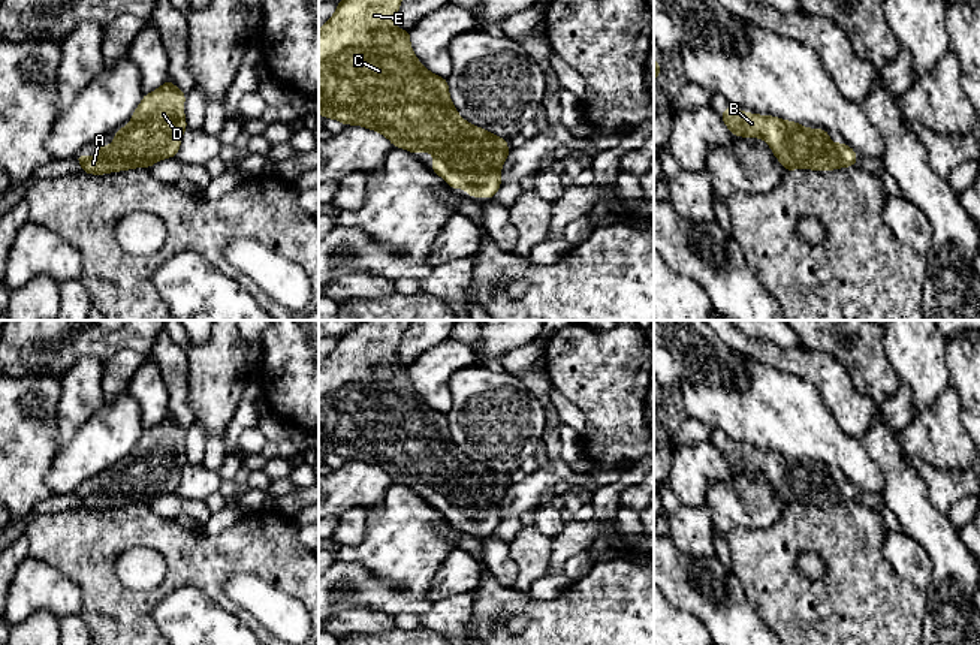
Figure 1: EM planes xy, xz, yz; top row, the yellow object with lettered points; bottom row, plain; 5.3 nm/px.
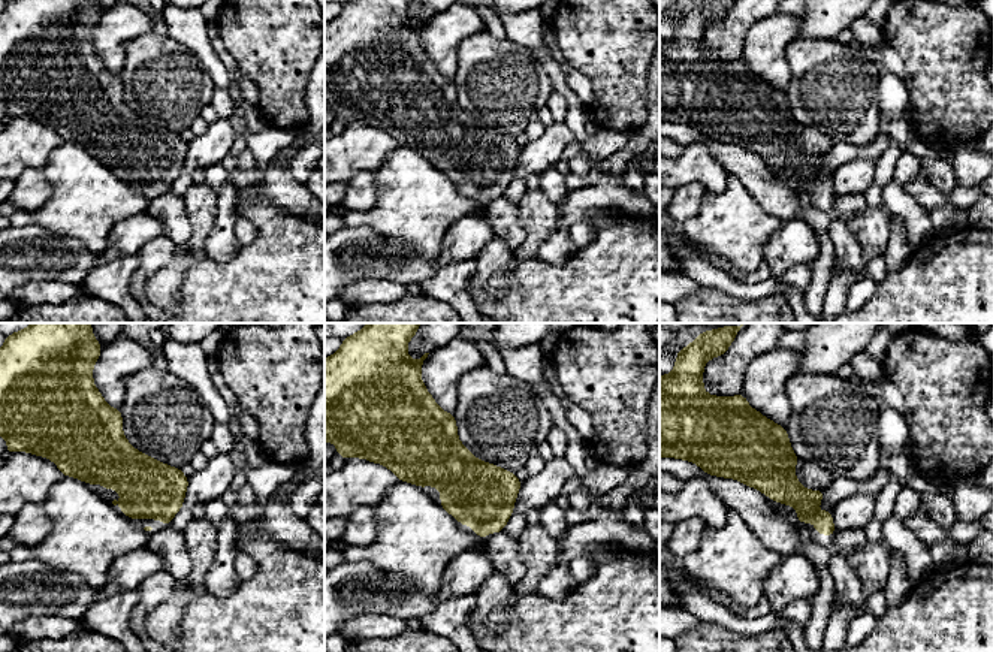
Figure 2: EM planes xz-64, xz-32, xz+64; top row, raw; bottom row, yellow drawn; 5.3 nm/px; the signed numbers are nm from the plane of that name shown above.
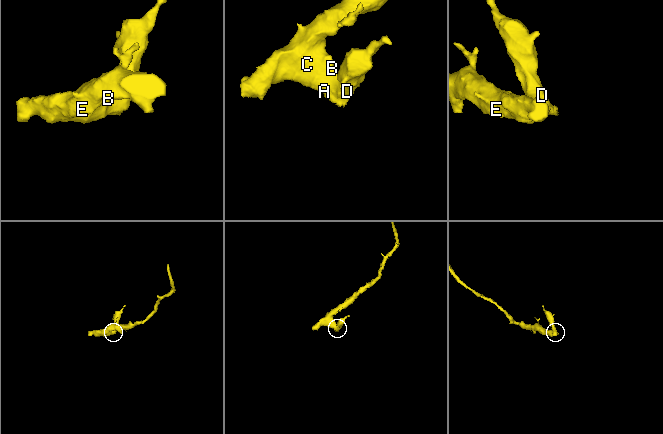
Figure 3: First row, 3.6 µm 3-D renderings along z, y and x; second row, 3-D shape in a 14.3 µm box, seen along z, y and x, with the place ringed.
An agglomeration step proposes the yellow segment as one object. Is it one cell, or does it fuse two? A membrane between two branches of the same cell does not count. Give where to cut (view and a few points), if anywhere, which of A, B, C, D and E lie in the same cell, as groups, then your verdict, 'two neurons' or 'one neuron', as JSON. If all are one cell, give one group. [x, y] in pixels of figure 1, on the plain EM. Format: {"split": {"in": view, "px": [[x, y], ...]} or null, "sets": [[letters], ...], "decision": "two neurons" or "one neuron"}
{"split": null, "sets": [["A", "B", "C", "D", "E"]], "decision": "one neuron"}

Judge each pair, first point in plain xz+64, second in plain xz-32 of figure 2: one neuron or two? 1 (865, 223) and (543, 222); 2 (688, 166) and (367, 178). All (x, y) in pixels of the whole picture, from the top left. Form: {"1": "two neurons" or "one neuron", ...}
{"1": "one neuron", "2": "two neurons"}

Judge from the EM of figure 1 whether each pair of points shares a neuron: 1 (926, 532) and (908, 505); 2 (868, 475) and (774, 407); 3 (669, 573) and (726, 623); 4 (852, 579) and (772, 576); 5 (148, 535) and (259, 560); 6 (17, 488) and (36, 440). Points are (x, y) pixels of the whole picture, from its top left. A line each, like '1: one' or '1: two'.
1: one
2: one
3: one
4: one
5: one
6: one

